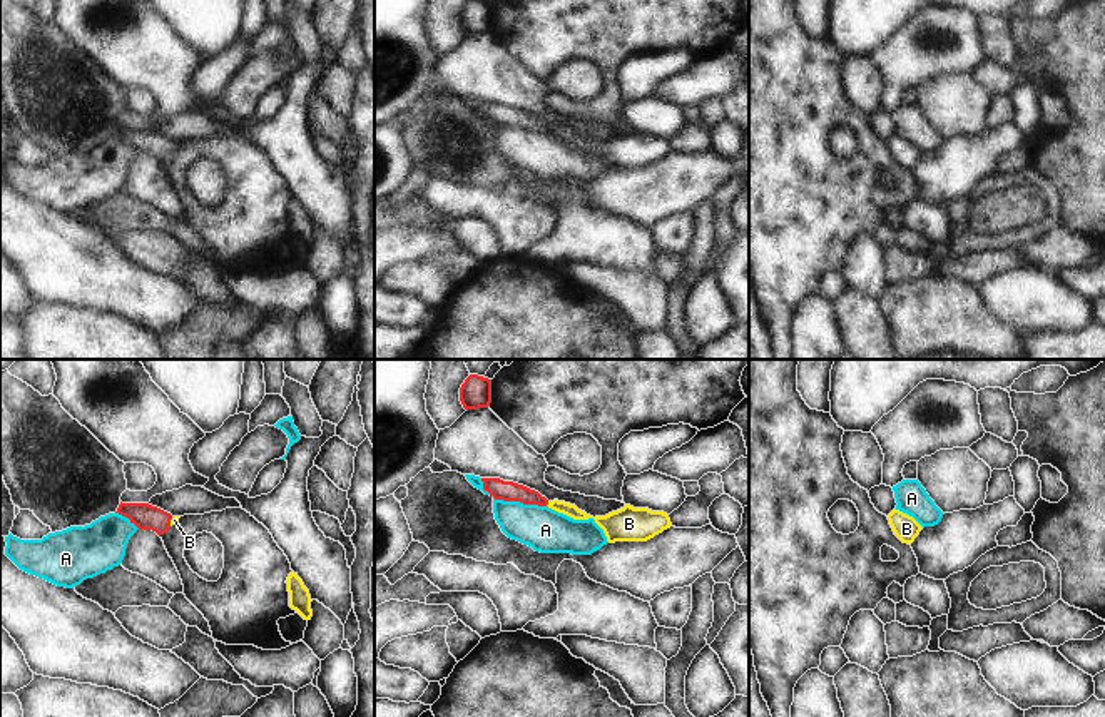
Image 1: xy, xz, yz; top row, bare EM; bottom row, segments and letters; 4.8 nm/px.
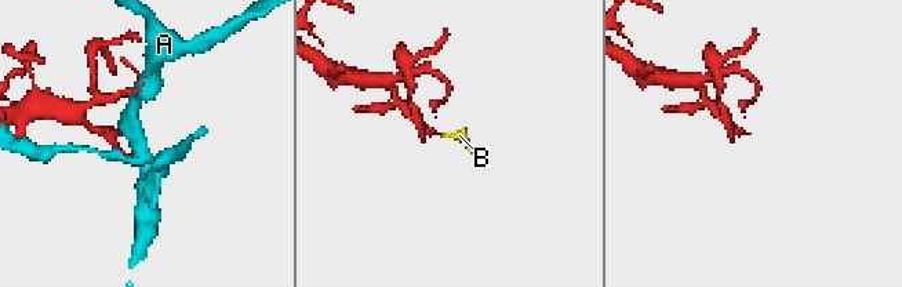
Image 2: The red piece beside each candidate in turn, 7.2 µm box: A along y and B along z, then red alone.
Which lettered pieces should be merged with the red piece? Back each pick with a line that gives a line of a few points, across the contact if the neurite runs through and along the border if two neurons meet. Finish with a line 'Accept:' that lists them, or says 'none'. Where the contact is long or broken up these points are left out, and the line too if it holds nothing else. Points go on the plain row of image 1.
B: Line: xz (500, 116), (519, 117), (547, 129), (570, 136)
Accept: B.

